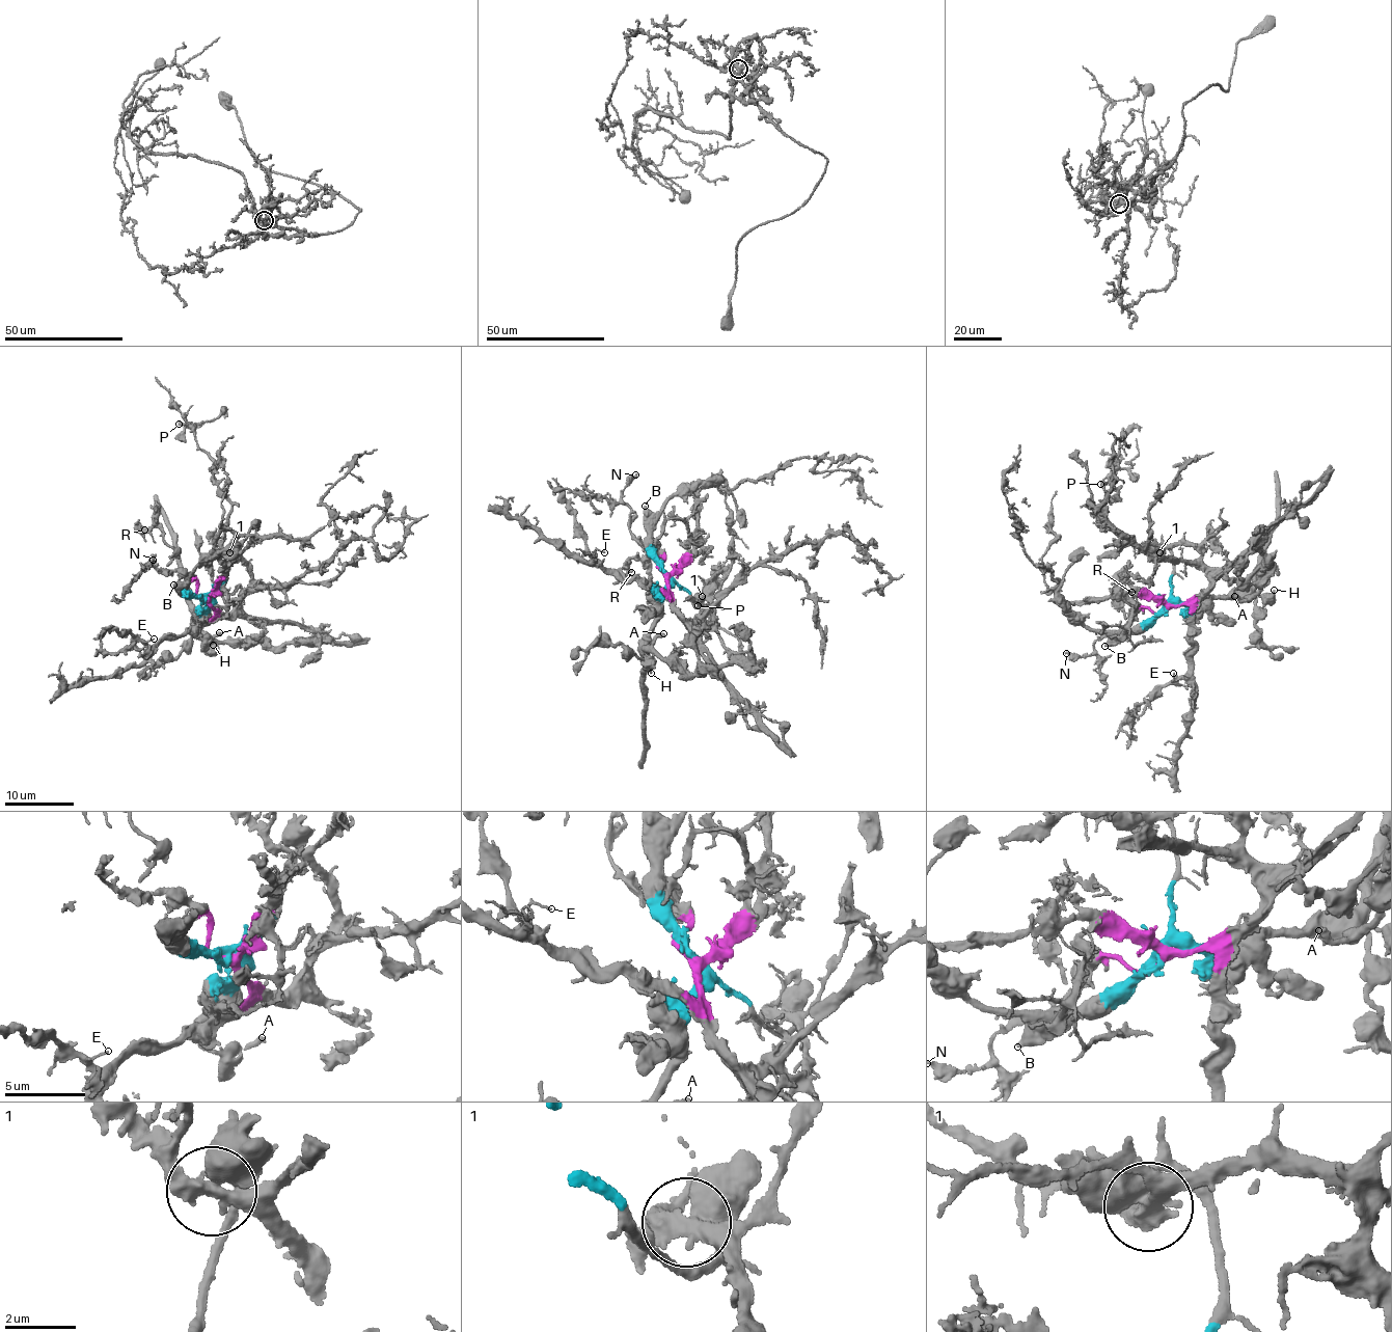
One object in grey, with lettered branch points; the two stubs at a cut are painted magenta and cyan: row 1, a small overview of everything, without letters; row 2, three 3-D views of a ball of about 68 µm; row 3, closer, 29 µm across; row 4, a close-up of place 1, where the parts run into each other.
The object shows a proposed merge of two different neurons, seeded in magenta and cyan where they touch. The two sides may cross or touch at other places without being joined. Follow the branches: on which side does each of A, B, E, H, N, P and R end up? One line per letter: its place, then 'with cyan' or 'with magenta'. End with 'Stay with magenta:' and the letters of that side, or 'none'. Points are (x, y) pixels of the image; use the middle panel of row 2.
A: at (663, 633); with cyan
B: at (645, 506); with cyan
E: at (604, 552); with magenta
H: at (651, 673); with cyan
N: at (635, 474); with magenta
P: at (698, 605); with magenta
R: at (631, 572); with magenta
Stay with magenta: E, N, P, R

